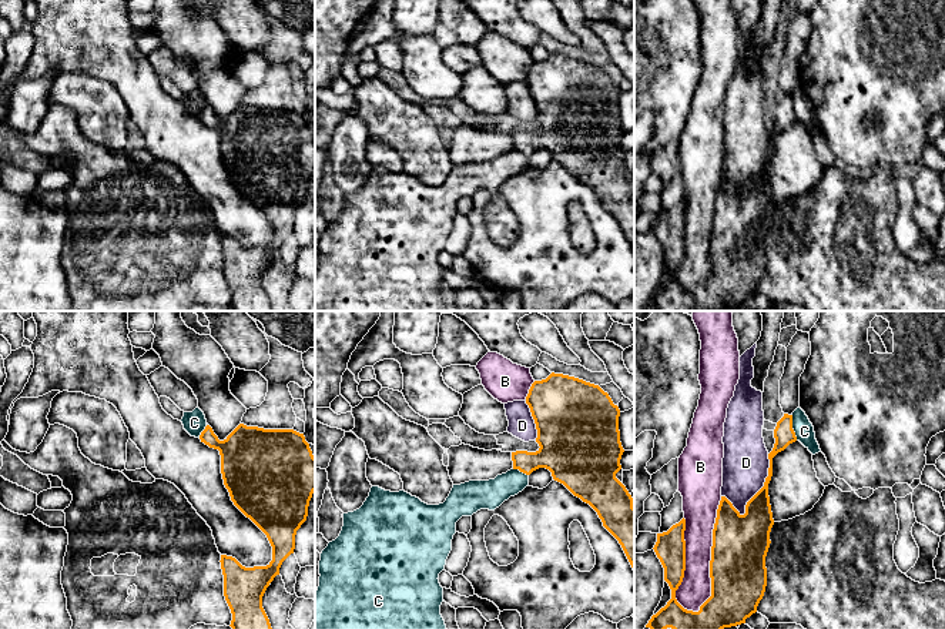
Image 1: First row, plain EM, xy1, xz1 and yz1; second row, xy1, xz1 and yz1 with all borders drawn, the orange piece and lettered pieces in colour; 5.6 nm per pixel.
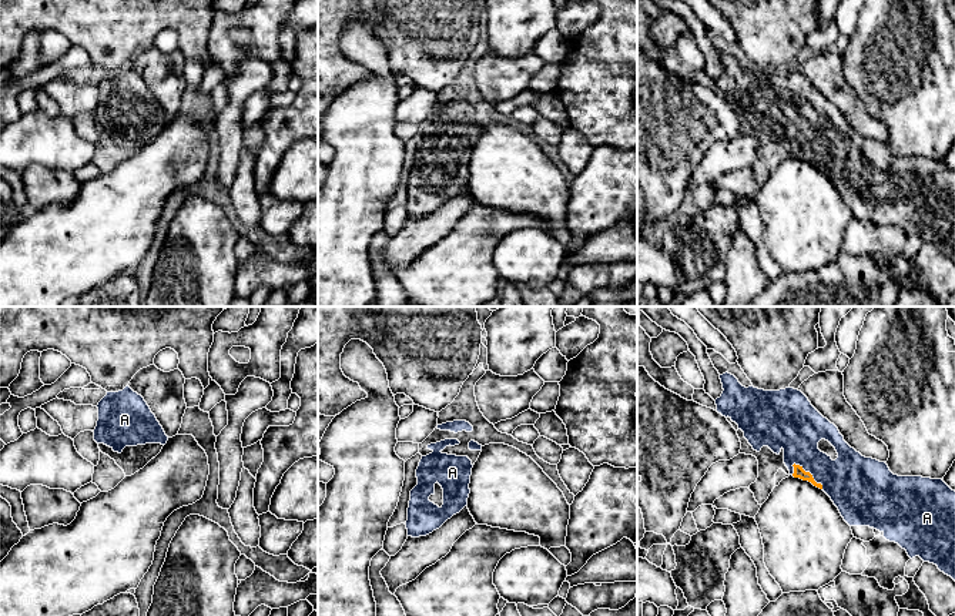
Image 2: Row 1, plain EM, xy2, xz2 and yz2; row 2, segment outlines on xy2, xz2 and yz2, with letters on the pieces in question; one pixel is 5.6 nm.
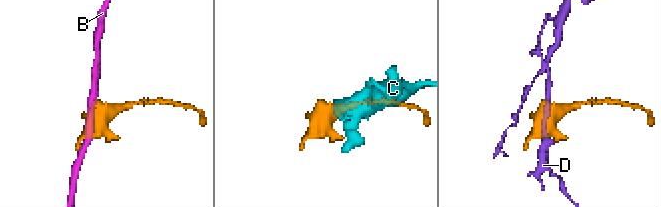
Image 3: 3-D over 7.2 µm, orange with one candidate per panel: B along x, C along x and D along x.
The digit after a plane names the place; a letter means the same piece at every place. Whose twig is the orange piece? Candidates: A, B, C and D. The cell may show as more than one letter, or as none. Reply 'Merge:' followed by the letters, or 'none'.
Merge: A

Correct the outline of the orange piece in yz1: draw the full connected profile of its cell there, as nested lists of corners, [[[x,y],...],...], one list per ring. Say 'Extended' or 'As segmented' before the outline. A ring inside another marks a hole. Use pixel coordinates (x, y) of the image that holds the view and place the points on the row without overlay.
As segmented. [[[784,94],[774,110],[775,124],[768,134],[770,148],[764,167],[747,183],[741,195],[733,184],[721,177],[713,210],[713,227],[710,241],[711,277],[700,287],[698,292],[684,290],[676,280],[676,271],[683,262],[686,251],[686,200],[673,205],[667,213],[657,214],[654,232],[664,248],[664,261],[671,270],[671,280],[664,288],[651,297],[646,308],[651,311],[723,311],[724,308],[745,304],[745,300],[757,292],[767,267],[765,237],[770,228],[770,213],[774,205],[768,164],[773,157],[773,138],[797,121],[792,110],[792,96]]]

